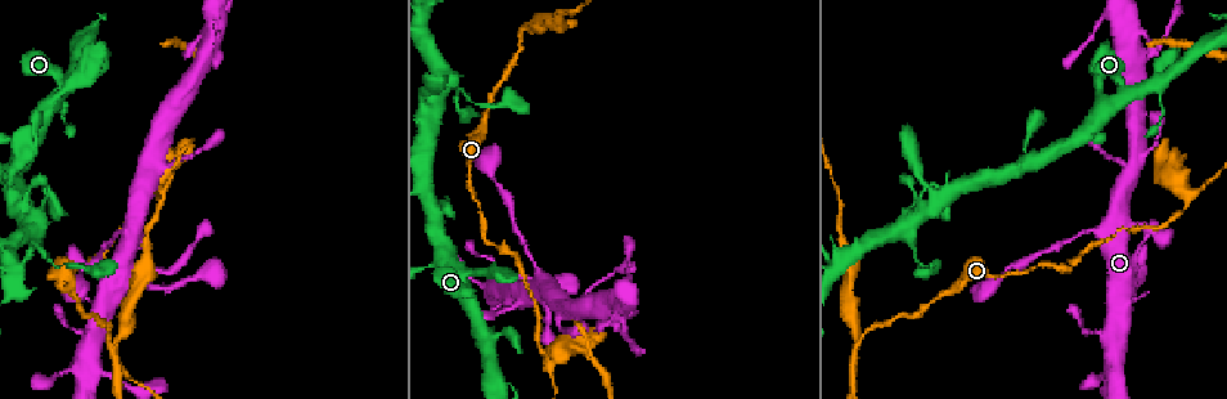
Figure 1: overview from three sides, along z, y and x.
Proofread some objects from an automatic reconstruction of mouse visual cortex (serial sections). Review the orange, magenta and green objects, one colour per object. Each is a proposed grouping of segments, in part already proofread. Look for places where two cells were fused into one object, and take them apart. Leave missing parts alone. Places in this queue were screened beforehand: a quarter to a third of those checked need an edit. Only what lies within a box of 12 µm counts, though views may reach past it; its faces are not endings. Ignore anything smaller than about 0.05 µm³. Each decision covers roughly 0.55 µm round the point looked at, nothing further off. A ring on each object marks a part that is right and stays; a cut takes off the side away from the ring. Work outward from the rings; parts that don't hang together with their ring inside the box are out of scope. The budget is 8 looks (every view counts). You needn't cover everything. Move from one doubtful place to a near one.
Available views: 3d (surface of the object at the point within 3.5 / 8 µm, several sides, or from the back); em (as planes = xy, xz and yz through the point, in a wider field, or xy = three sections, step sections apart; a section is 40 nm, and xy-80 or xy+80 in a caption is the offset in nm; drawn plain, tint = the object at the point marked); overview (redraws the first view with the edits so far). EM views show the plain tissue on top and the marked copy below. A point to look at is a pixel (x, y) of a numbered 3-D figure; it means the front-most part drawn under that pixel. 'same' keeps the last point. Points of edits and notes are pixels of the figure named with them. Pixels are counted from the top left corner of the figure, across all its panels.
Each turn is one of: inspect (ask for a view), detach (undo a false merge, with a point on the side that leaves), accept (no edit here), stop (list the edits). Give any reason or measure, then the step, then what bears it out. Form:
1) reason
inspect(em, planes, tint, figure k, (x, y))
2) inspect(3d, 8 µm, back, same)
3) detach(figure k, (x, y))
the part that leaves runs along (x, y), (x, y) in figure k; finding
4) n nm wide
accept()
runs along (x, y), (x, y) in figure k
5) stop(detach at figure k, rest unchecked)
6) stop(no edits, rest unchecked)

inspect(3d, 8 µm, figure 1, (203, 65))

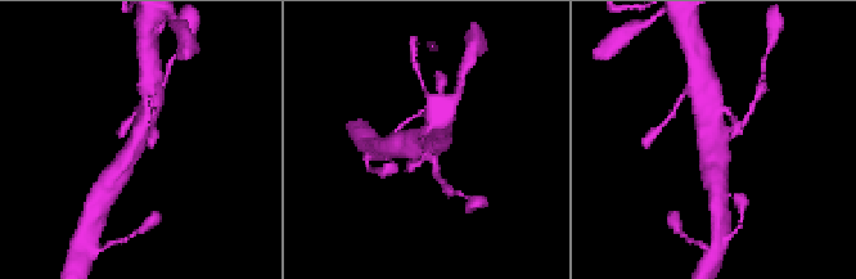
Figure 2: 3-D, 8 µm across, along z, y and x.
3 arms; arms of 200, 600, 600 nm
inspect(em, xy, step 2, tint, figure 2, (721, 141))

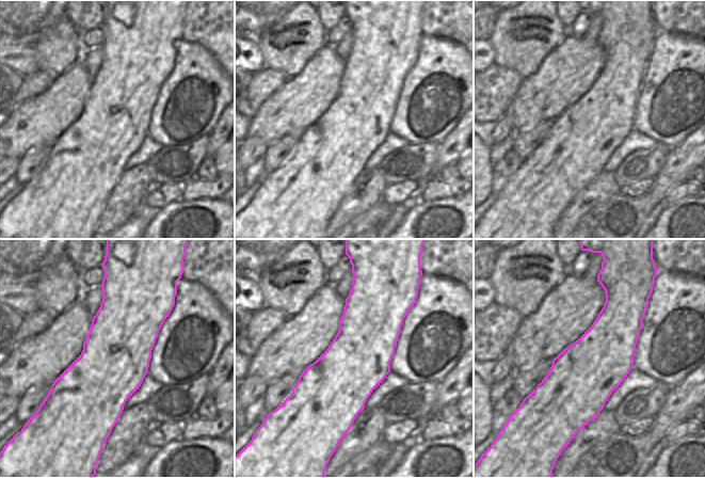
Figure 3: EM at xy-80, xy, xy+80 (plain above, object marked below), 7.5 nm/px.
accept()
all the same cell

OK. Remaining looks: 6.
inspect(3d, 8 µm, figure 1, (859, 339))

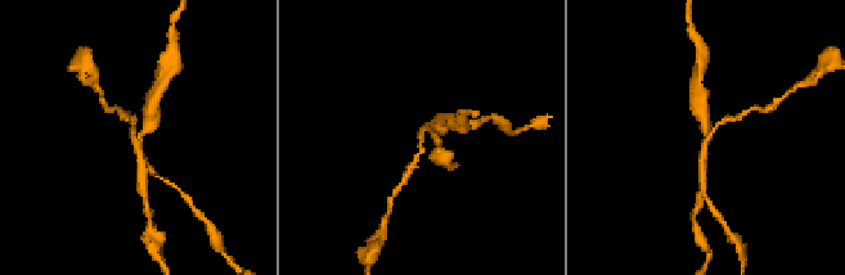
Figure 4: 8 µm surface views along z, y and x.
3 arms; arms of 150, 200, 300 nm; shape alone is not enough
inspect(em, planes, tint, figure 4, (136, 136))

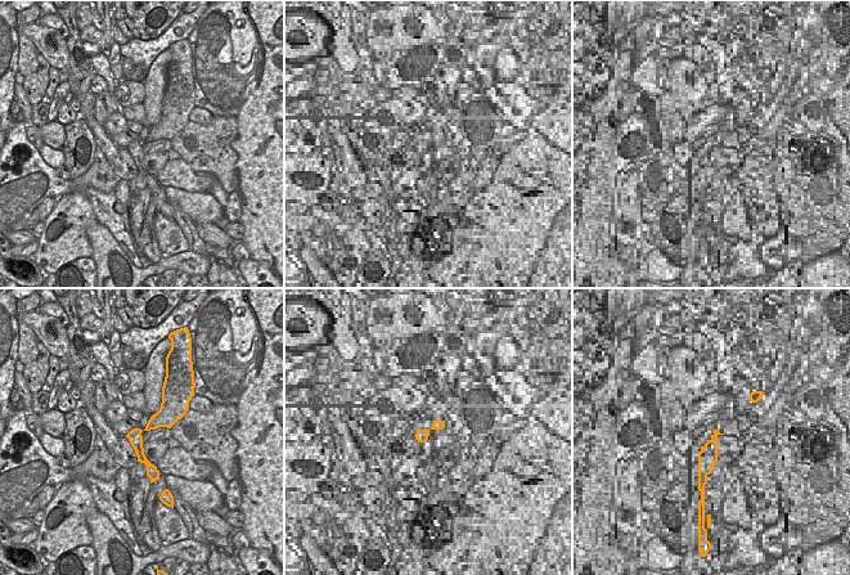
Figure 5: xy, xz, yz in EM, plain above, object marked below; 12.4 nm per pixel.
170 nm wide
detach(figure 4, (153, 124))
the part that leaves runs along (138, 138), (149, 126), (158, 90) in figure 4; a second cell is stuck on

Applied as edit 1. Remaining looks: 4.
thin neck
inspect(3d, 3.5 µm, back, figure 1, (1035, 160))

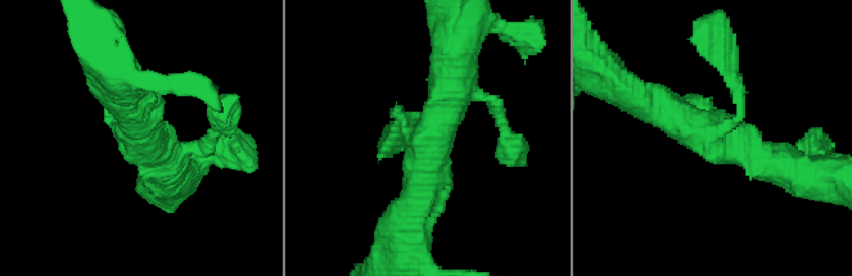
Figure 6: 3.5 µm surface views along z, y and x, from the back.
inspect(em, xy, step 1, tint, figure 6, (719, 128))

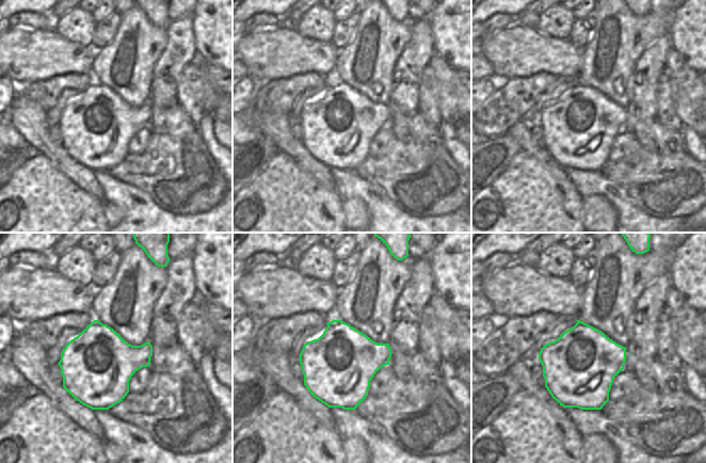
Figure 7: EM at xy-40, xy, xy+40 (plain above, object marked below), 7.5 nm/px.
inspect(em, xy, step 5, tint, same)

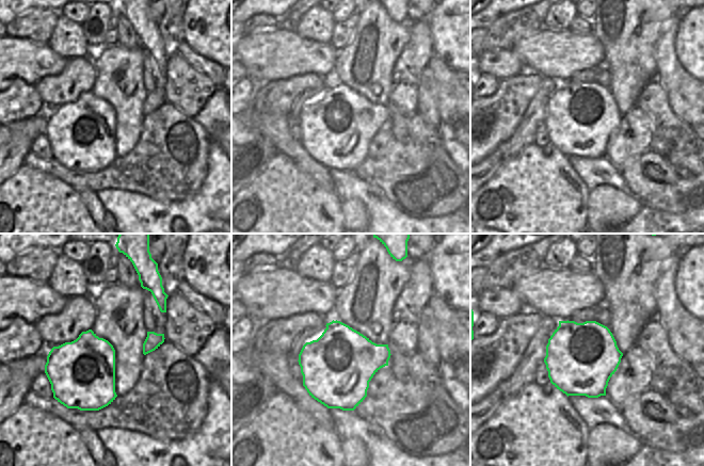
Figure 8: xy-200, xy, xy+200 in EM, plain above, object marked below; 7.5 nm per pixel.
accept()
runs along (641, 100), (713, 140), (779, 163) in figure 6; all the same cell

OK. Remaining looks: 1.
stop(detach at figure 4, rest unchecked)

